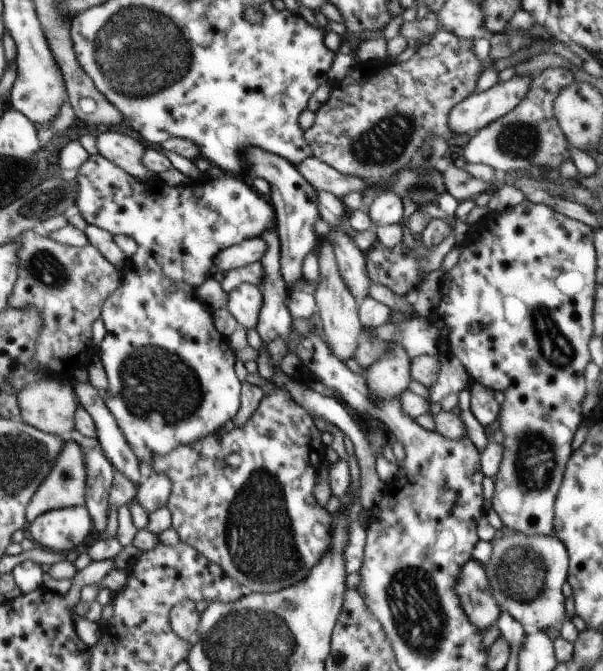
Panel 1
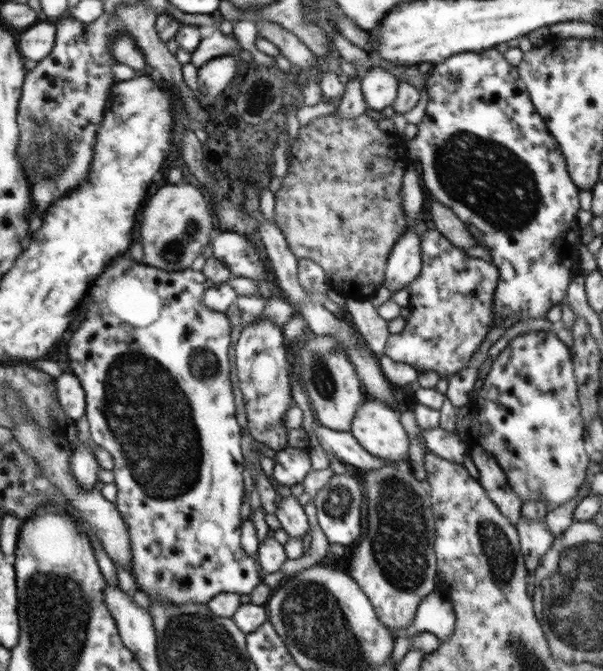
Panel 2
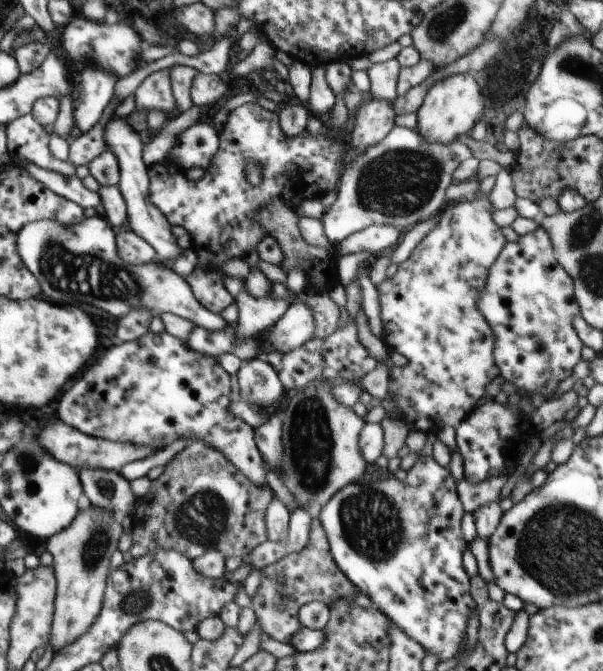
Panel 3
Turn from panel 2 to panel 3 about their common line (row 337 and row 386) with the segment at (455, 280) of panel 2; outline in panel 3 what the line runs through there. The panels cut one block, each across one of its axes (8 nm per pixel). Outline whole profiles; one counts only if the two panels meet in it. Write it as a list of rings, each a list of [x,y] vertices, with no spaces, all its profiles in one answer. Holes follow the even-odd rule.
[[[470,196],[458,202],[450,202],[440,212],[440,222],[438,226],[427,234],[404,262],[402,262],[396,275],[393,278],[385,279],[380,285],[377,286],[380,294],[380,306],[382,308],[382,324],[384,324],[384,332],[382,332],[382,339],[384,344],[389,350],[399,352],[407,363],[403,367],[393,367],[389,372],[391,382],[388,386],[388,394],[386,394],[386,401],[396,402],[402,419],[410,427],[411,431],[416,433],[437,433],[443,426],[452,426],[456,428],[464,417],[471,415],[472,411],[476,408],[480,401],[485,398],[486,386],[491,383],[499,375],[499,370],[494,366],[493,362],[493,345],[495,342],[494,334],[492,334],[492,327],[488,326],[488,322],[484,320],[484,315],[480,314],[476,302],[480,298],[480,293],[486,286],[489,270],[496,262],[498,255],[502,248],[507,243],[500,226],[492,220],[492,213],[495,208],[490,204],[488,197],[480,196],[480,198],[472,199]]]

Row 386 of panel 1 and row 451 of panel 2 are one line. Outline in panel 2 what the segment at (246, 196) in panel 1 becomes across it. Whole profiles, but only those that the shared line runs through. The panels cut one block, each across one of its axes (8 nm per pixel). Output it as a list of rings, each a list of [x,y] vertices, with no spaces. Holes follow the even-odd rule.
[[[120,256],[116,264],[108,266],[108,272],[96,280],[96,284],[88,292],[88,300],[83,304],[82,316],[69,336],[66,338],[66,352],[70,359],[72,374],[81,383],[85,392],[85,414],[90,423],[92,442],[96,447],[106,449],[114,459],[114,484],[117,486],[116,508],[129,526],[131,545],[133,546],[132,576],[135,578],[140,590],[139,596],[148,596],[161,601],[170,601],[177,605],[187,602],[204,603],[214,599],[223,592],[236,594],[250,594],[260,580],[260,566],[240,546],[240,508],[242,508],[242,496],[244,496],[244,472],[245,458],[240,452],[240,426],[236,422],[236,408],[234,408],[234,396],[232,396],[232,380],[230,380],[230,322],[224,312],[210,310],[204,306],[203,296],[206,290],[218,283],[207,279],[205,282],[196,282],[193,278],[185,278],[181,271],[168,272],[145,265],[138,261],[130,260],[131,257]],[[120,278],[124,278],[124,284],[116,284]],[[182,418],[182,420],[180,420]]]

